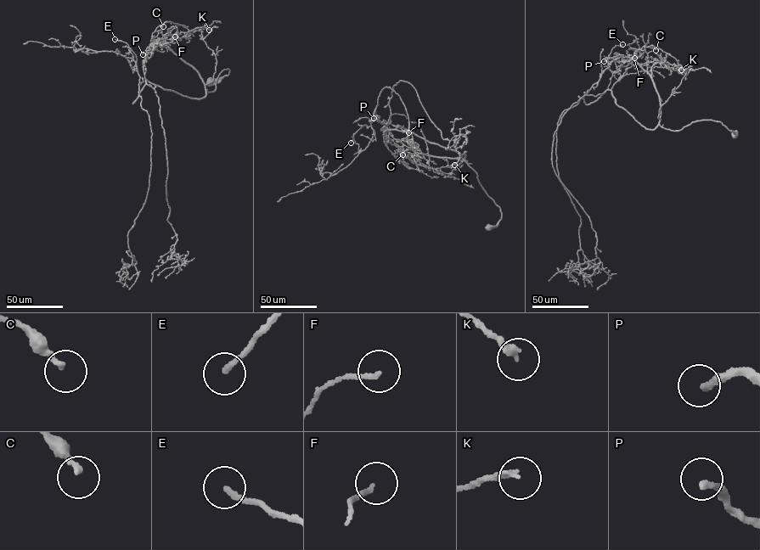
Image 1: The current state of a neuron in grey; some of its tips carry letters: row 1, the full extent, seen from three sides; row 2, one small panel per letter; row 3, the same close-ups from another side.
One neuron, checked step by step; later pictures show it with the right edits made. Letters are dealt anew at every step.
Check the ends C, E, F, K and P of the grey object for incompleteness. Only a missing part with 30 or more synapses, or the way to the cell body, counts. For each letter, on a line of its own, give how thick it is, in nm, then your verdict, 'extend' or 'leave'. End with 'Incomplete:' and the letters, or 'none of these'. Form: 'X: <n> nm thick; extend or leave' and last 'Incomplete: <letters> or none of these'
C: 190 nm thick; leave
E: 190 nm thick; extend
F: 160 nm thick; leave
K: 220 nm thick; leave
P: 200 nm thick; leave
Incomplete: E

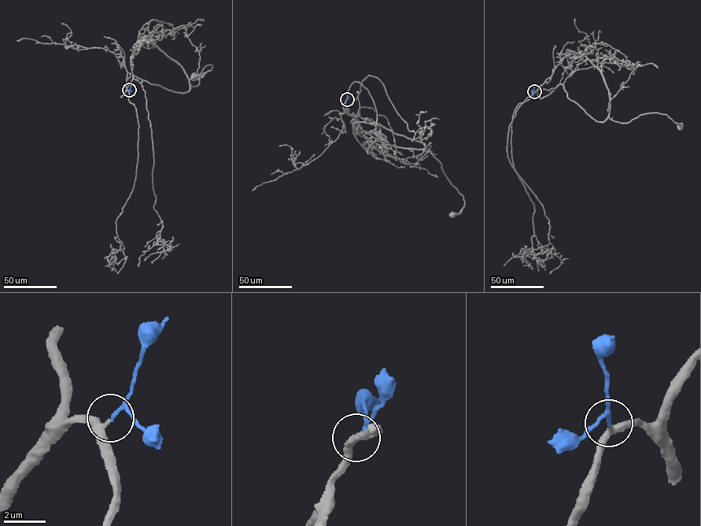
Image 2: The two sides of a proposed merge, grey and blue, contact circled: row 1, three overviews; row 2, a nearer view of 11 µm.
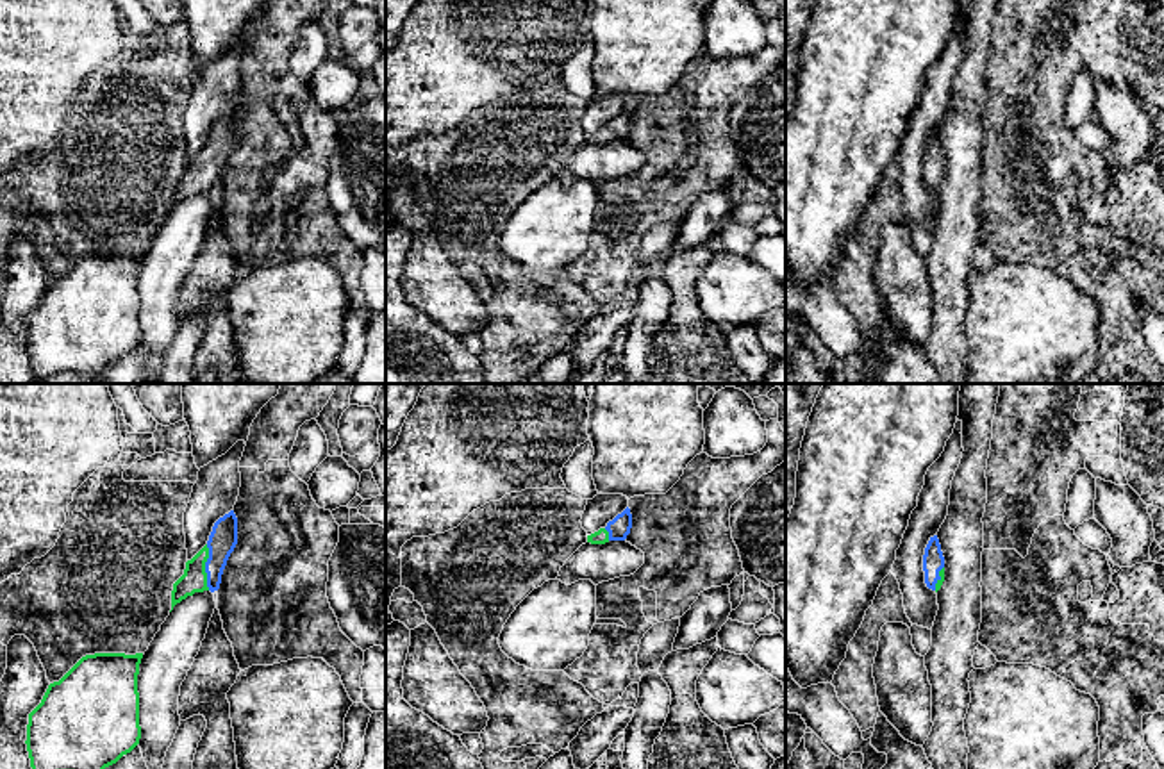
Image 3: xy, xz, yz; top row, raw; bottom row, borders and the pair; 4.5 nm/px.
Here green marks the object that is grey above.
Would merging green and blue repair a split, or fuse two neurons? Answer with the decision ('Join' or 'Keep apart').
Join

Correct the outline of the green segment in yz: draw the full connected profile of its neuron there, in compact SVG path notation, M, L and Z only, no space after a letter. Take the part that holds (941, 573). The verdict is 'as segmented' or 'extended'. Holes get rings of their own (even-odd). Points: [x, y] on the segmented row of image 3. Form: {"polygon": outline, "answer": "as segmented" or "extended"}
{"polygon": "M937 535L930 537L923 555L925 583L932 591L939 591L944 582L944 557Z", "answer": "extended"}

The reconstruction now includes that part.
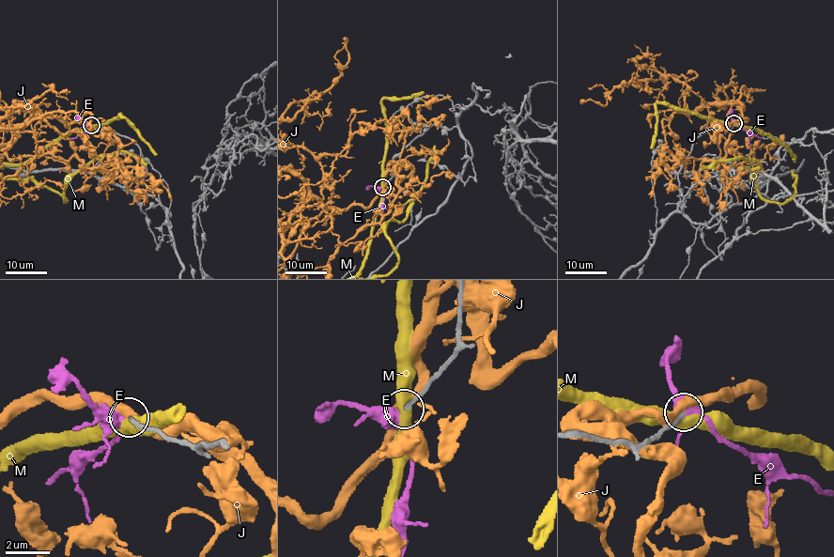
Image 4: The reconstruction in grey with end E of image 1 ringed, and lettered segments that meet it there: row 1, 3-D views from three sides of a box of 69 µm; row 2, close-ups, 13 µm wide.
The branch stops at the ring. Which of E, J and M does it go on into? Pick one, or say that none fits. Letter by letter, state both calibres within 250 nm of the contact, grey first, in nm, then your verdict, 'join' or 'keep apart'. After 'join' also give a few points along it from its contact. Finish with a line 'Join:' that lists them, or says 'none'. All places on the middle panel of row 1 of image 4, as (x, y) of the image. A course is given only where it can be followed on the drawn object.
E: 200 nm thick on the grey side, 380 nm on the other; join; it runs (383, 187), (382, 216), (377, 224)
J: 240 nm thick on the grey side, 400 nm on the other; keep apart
M: 200 nm thick on the grey side, 500 nm on the other; keep apart
Join: E

